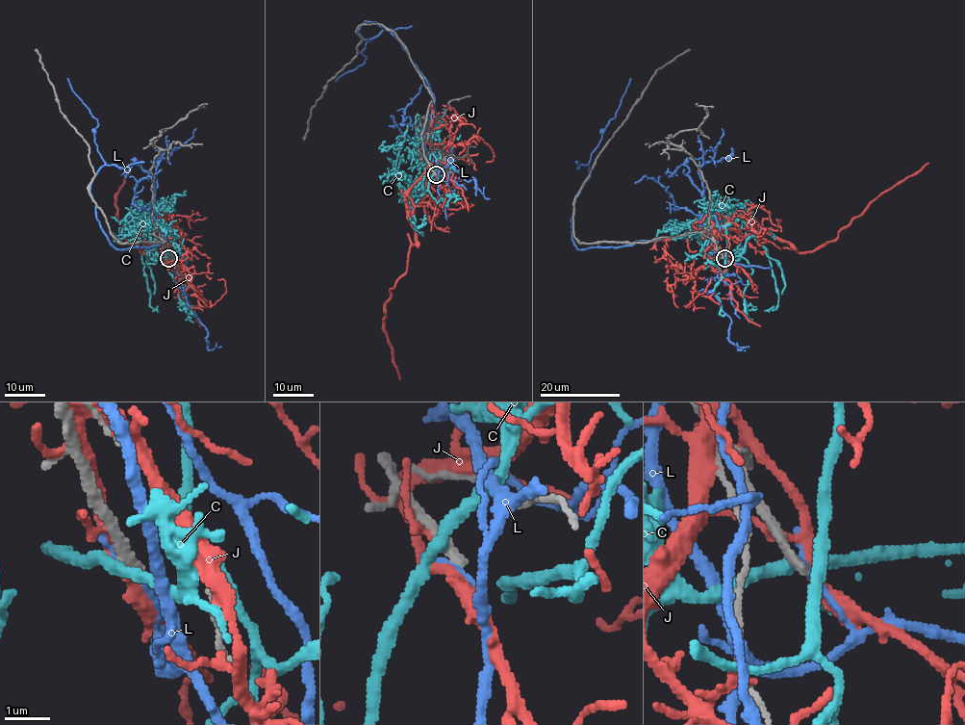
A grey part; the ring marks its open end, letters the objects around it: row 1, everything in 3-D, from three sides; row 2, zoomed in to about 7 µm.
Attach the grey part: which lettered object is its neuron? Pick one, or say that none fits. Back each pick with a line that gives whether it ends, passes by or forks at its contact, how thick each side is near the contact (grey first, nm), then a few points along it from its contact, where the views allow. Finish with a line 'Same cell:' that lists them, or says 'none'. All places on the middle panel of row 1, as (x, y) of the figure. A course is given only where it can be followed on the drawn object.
Same cell: none

